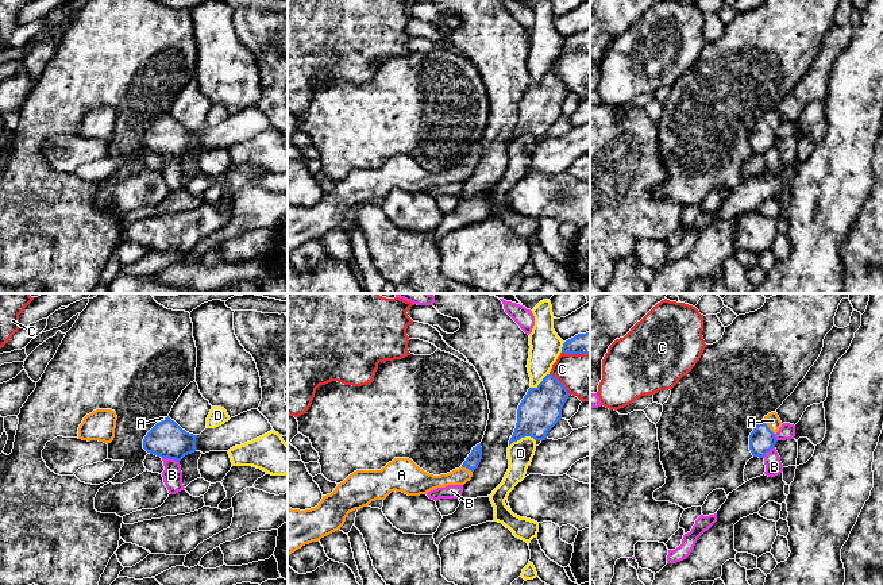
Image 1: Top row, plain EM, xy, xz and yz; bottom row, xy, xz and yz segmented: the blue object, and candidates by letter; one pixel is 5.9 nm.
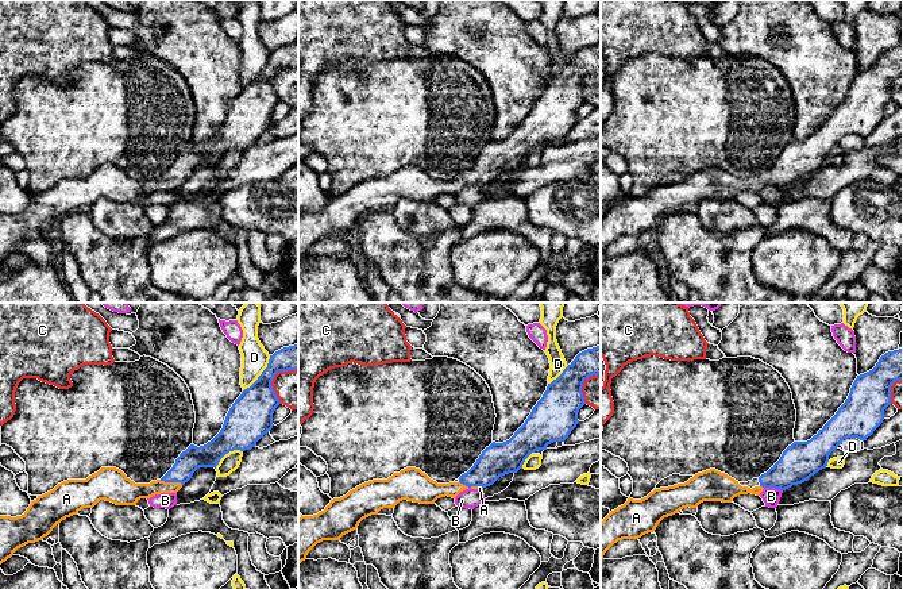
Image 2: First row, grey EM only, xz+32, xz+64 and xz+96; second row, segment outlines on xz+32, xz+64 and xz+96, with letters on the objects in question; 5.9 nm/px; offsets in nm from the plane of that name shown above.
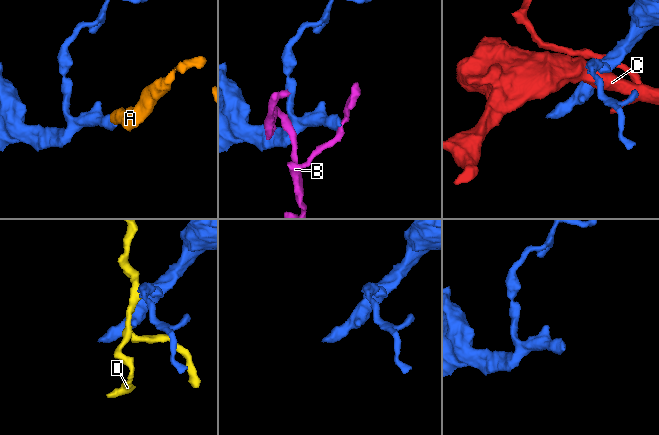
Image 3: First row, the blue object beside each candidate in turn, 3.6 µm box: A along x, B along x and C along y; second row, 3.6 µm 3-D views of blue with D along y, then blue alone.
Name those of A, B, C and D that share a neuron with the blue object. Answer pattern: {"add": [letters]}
{"add": ["A"]}

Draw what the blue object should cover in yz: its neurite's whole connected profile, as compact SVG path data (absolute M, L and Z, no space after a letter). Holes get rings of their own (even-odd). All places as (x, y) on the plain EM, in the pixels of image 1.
M771 109L756 122L749 132L749 147L753 154L764 155L764 153L775 145L775 131L782 124L782 119L776 109Z

